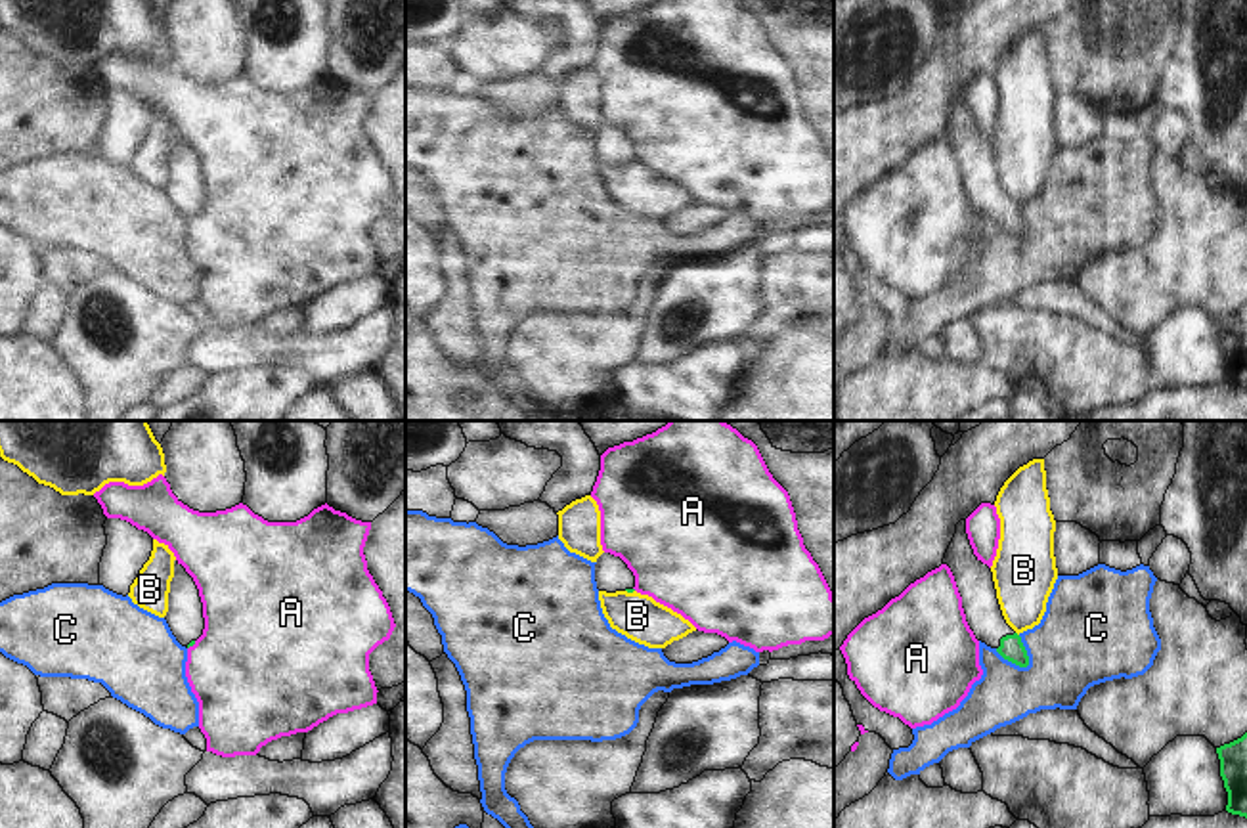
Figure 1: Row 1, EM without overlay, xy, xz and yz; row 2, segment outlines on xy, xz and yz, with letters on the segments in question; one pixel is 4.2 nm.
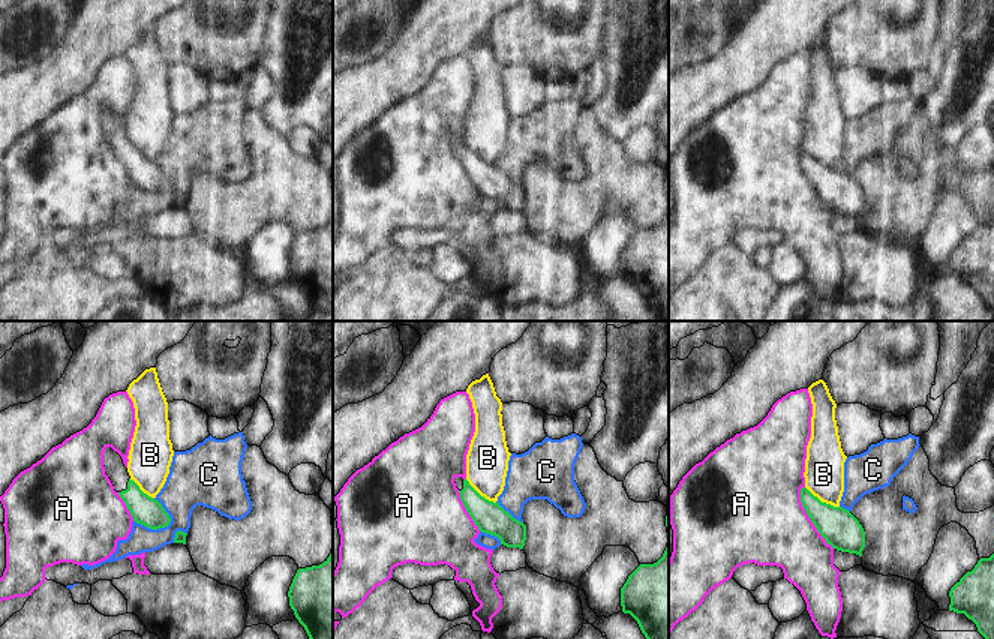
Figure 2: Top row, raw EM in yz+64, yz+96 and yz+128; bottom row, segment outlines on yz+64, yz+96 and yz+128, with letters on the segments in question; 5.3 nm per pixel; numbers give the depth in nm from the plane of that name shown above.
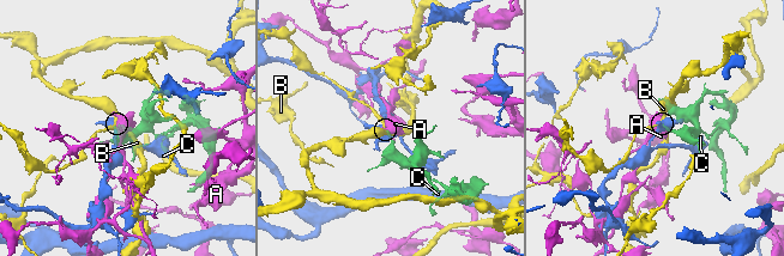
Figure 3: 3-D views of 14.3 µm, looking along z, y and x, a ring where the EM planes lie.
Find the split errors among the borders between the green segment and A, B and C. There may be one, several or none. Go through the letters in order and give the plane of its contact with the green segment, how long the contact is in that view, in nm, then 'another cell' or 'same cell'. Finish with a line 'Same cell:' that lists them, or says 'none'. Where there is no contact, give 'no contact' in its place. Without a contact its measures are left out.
A: contact in xy; length 50 nm; another cell
B: contact in xz; length 40 nm; another cell
C: contact in yz; length 170 nm; another cell
Same cell: none

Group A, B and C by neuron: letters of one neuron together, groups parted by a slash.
A / B / C

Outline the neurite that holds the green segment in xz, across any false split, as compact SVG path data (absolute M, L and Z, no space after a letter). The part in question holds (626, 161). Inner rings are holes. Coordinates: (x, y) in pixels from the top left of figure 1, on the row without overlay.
M602 124L597 130L595 153L597 153L597 161L606 164L635 163L633 143L627 140L627 136L620 128L614 128L610 124Z

